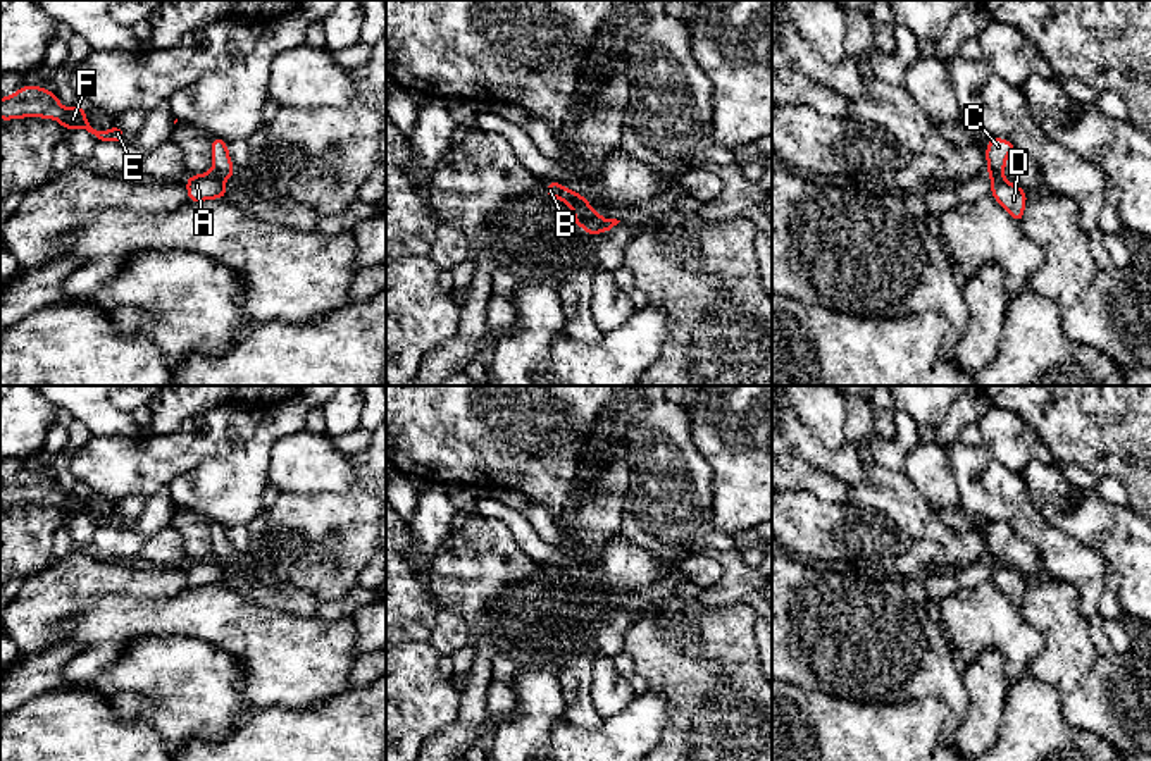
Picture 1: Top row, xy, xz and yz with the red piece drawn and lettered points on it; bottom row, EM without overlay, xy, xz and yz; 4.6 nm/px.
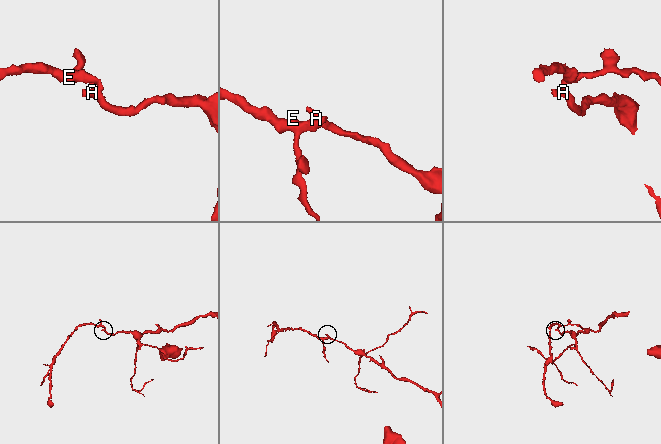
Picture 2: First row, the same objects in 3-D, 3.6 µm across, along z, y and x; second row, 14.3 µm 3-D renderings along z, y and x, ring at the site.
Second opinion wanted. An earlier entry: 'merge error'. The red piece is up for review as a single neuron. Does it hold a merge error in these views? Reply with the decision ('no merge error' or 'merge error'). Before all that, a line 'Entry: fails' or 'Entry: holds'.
Entry: holds
merge error

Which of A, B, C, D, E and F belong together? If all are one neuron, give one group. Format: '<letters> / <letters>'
A B D / C E F

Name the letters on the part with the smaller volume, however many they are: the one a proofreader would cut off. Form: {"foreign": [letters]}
{"foreign": ["C", "E", "F"]}

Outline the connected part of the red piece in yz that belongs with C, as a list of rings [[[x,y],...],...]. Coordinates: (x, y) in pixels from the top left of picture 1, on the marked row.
[[[991,138],[986,148],[986,160],[987,160],[987,174],[989,176],[1003,176],[1006,157],[1017,152],[1017,146],[1003,138]]]

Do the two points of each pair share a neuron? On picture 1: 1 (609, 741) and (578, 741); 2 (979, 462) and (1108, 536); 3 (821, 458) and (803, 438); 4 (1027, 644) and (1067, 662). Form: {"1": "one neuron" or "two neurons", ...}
{"1": "one neuron", "2": "two neurons", "3": "one neuron", "4": "two neurons"}

